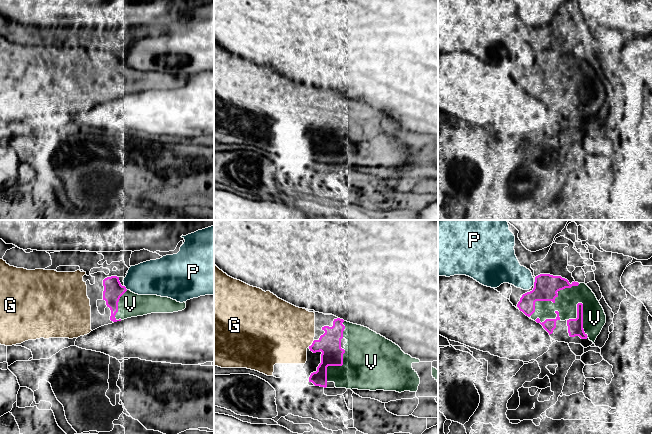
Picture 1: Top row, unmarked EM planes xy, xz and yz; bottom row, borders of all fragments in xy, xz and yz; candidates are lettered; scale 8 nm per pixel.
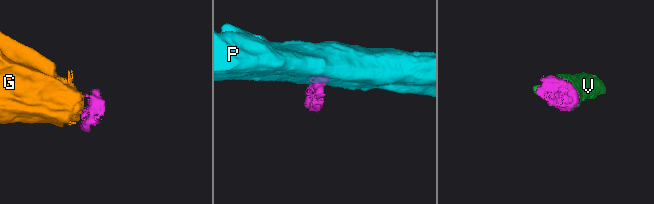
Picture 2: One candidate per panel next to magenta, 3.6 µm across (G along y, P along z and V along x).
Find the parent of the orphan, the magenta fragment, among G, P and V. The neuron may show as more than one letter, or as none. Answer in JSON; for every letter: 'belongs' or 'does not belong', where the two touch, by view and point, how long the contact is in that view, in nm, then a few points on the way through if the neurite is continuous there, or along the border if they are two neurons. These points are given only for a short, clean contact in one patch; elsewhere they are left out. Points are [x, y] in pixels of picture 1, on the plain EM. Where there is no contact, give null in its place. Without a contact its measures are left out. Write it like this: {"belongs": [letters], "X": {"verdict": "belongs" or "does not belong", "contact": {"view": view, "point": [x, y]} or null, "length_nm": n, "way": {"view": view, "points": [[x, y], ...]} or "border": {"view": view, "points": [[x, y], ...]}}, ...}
{"belongs": ["G", "V"], "G": {"verdict": "belongs", "contact": {"view": "xz", "point": [313, 118]}, "length_nm": 40, "way": {"view": "xz", "points": [[329, 119], [313, 118], [295, 108], [284, 108]]}}, "P": {"verdict": "does not belong", "contact": {"view": "xy", "point": [125, 63]}, "length_nm": 50}, "V": {"verdict": "belongs", "contact": {"view": "yz", "point": [553, 78]}, "length_nm": 480}}

